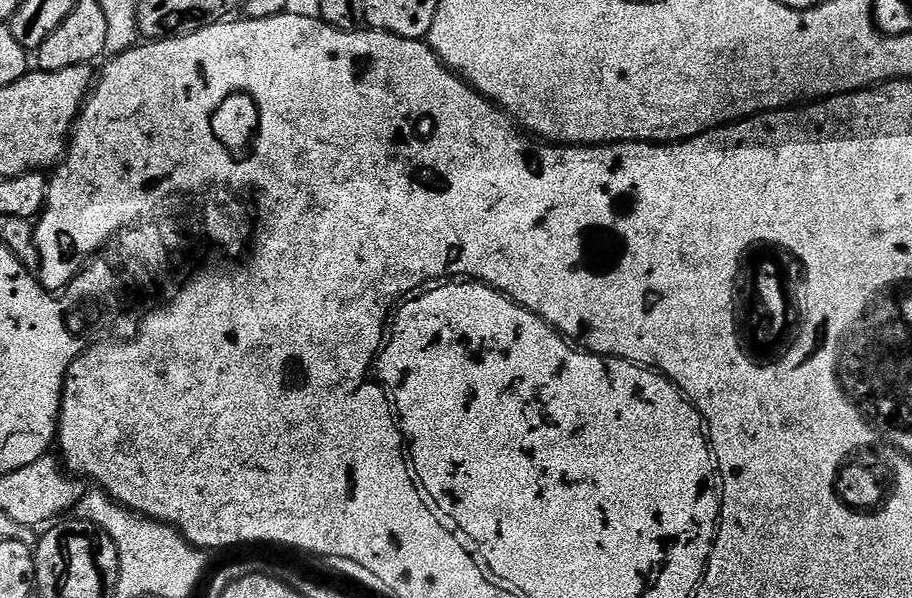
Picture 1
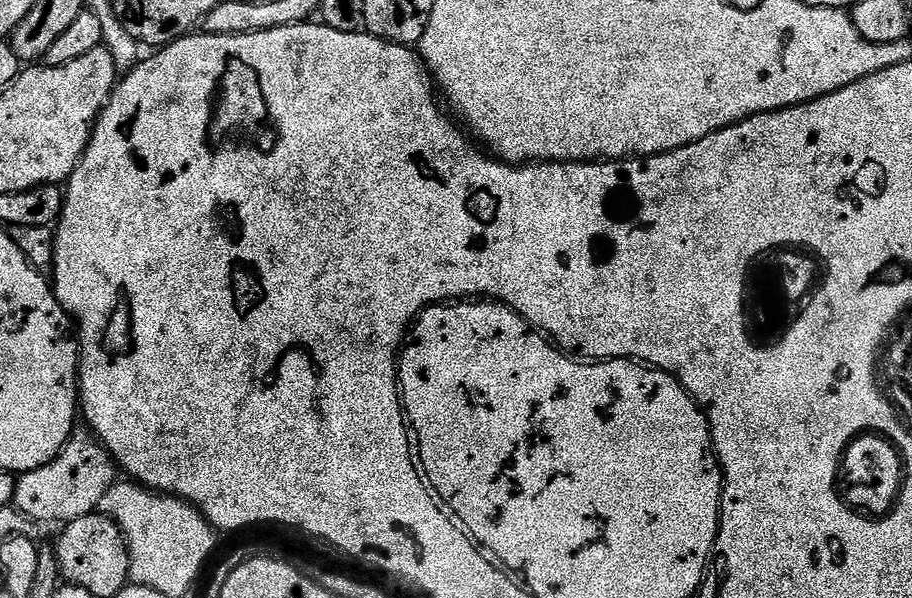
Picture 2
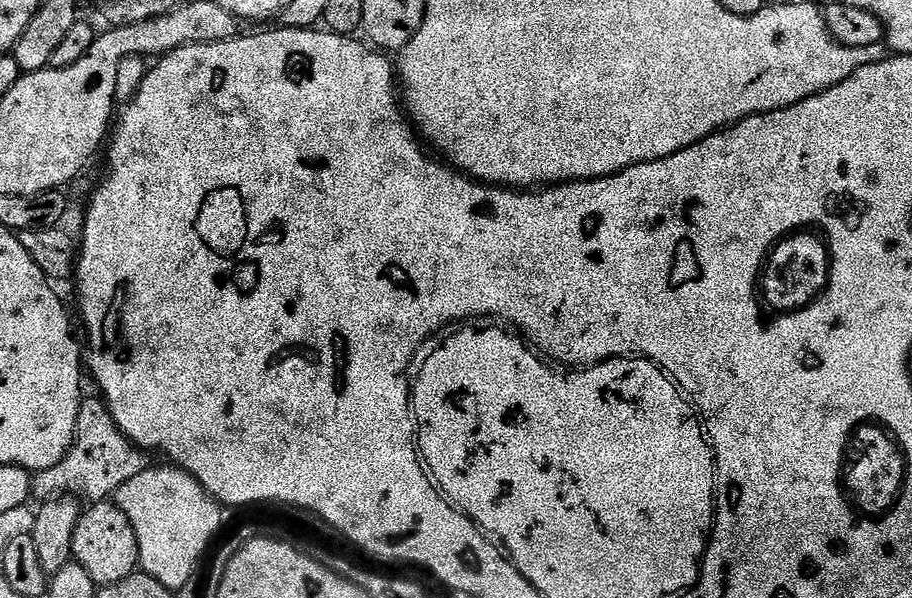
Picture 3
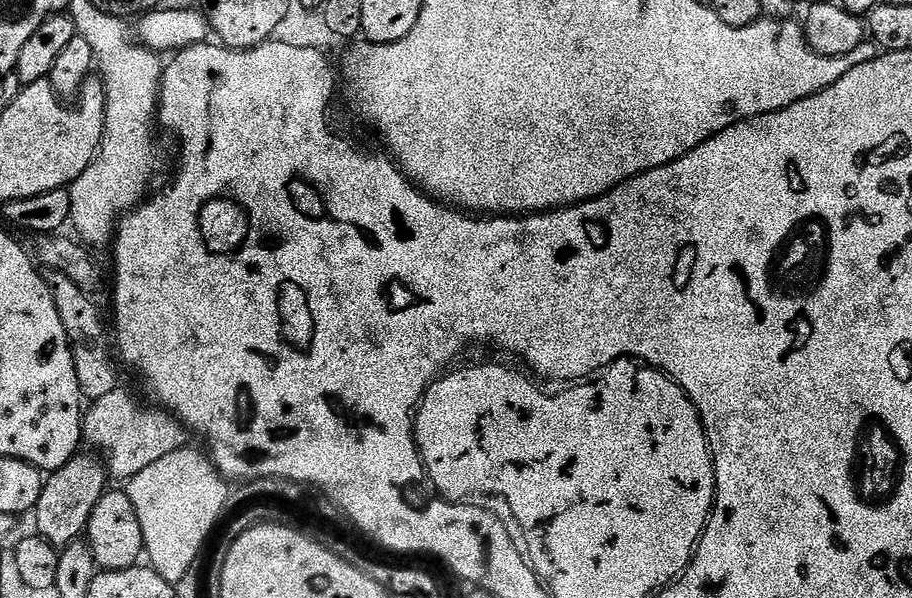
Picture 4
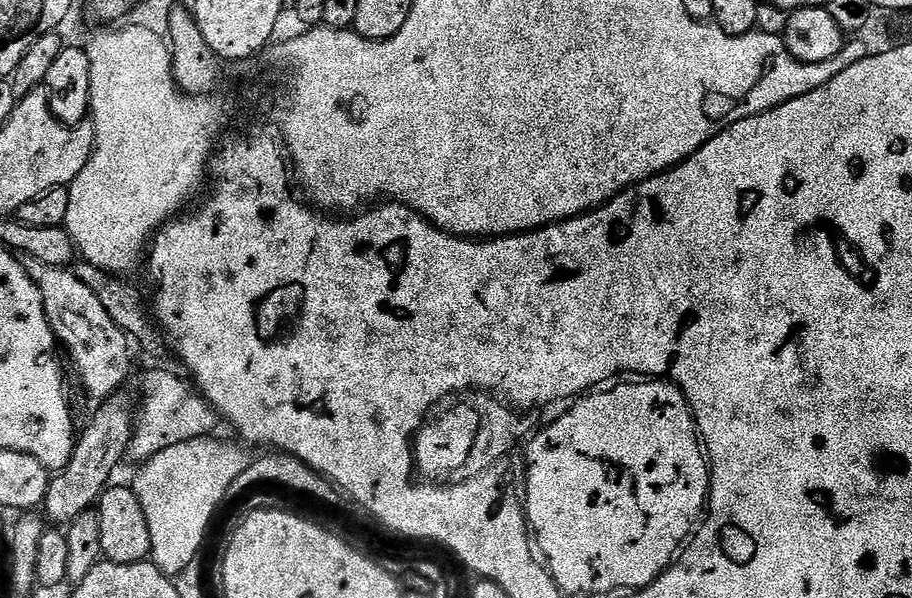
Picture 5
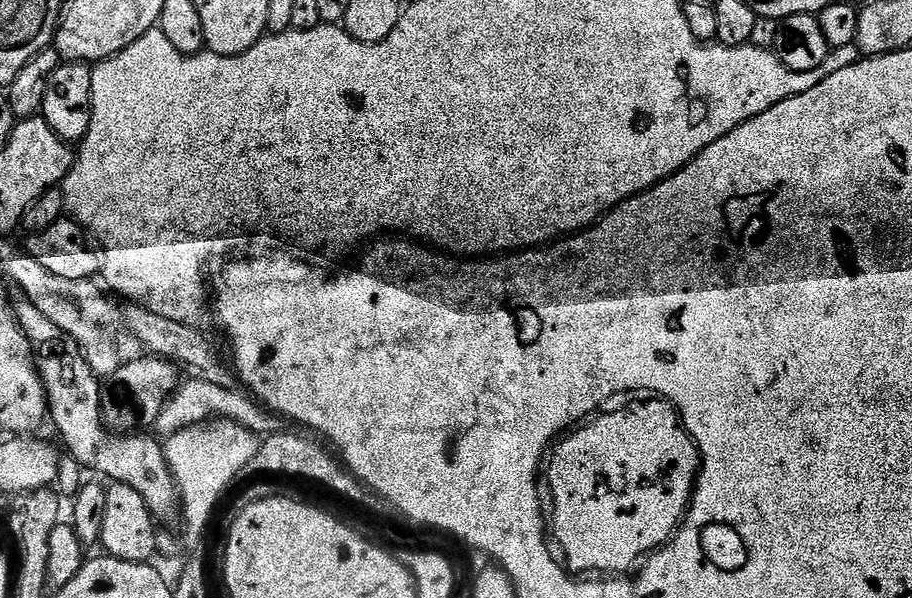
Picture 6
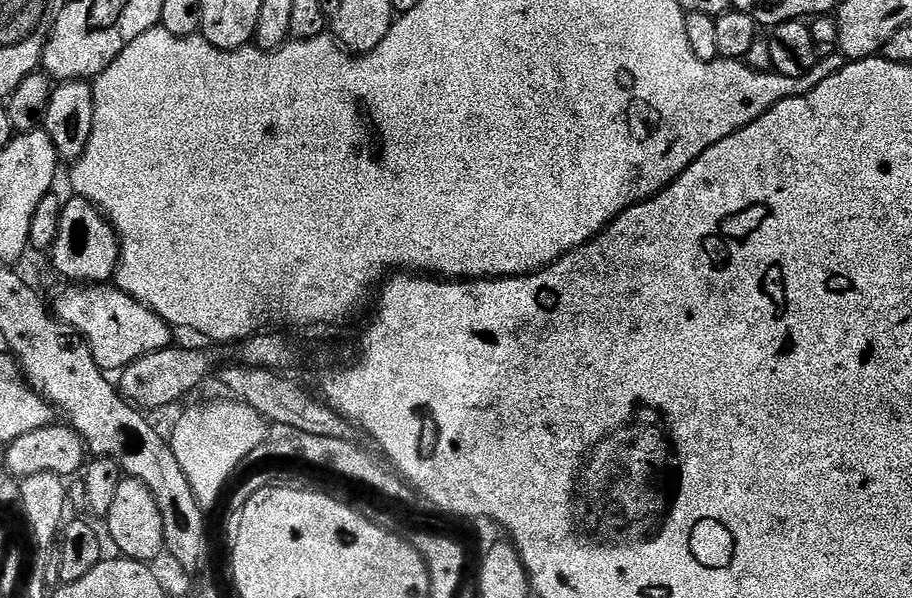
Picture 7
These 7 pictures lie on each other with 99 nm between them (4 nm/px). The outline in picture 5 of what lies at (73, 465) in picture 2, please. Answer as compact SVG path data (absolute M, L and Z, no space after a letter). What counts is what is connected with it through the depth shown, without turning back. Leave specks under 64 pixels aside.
M162 366L151 367L154 369L144 371L138 378L138 384L144 394L134 420L129 448L131 457L135 457L138 462L150 459L169 446L213 435L218 422L220 423L216 409L185 377L182 379L160 367Z

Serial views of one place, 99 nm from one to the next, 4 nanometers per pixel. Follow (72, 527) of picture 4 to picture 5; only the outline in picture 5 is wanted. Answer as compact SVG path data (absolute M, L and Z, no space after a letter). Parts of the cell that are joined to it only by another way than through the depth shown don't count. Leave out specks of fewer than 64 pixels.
M126 391L113 393L97 407L100 409L93 414L92 421L79 433L70 462L49 479L42 512L49 521L52 519L56 523L53 525L67 526L80 514L89 511L99 501L104 489L109 487L111 480L108 479L115 474L120 459L129 455L134 427L134 402L132 406L132 396Z

